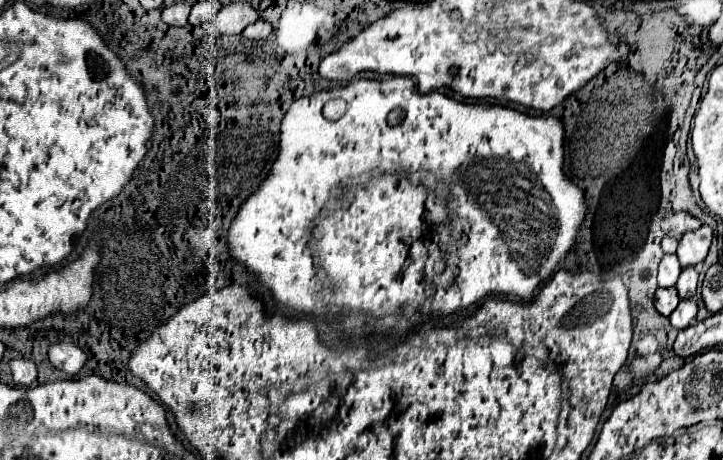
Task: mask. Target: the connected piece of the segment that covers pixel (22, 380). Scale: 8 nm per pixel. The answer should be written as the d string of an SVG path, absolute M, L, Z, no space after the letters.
M13 359L11 361L11 375L13 381L21 387L31 387L35 377L37 377L37 369L35 363L31 359Z

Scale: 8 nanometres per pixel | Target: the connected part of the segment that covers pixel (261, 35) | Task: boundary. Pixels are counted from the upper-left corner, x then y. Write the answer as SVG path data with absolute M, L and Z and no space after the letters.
M259 19L257 23L253 23L253 25L249 25L249 27L245 27L245 31L243 31L243 35L245 35L247 39L267 39L267 37L271 35L271 31L273 31L273 27L271 27L271 23L267 23L267 21L263 21L263 19Z

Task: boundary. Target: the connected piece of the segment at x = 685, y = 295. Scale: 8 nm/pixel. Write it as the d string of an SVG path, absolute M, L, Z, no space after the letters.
M685 267L679 275L679 281L677 281L677 291L679 291L679 297L681 299L689 299L689 297L695 297L695 291L697 291L697 281L699 281L699 273L695 267Z

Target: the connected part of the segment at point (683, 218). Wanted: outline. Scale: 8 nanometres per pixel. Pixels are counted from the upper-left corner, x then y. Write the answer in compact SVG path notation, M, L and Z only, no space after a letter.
M679 211L679 213L671 213L667 215L663 221L661 221L661 229L663 233L667 235L673 235L673 237L683 237L683 233L687 231L695 231L701 227L701 221L695 219L693 215L685 213L685 211Z

